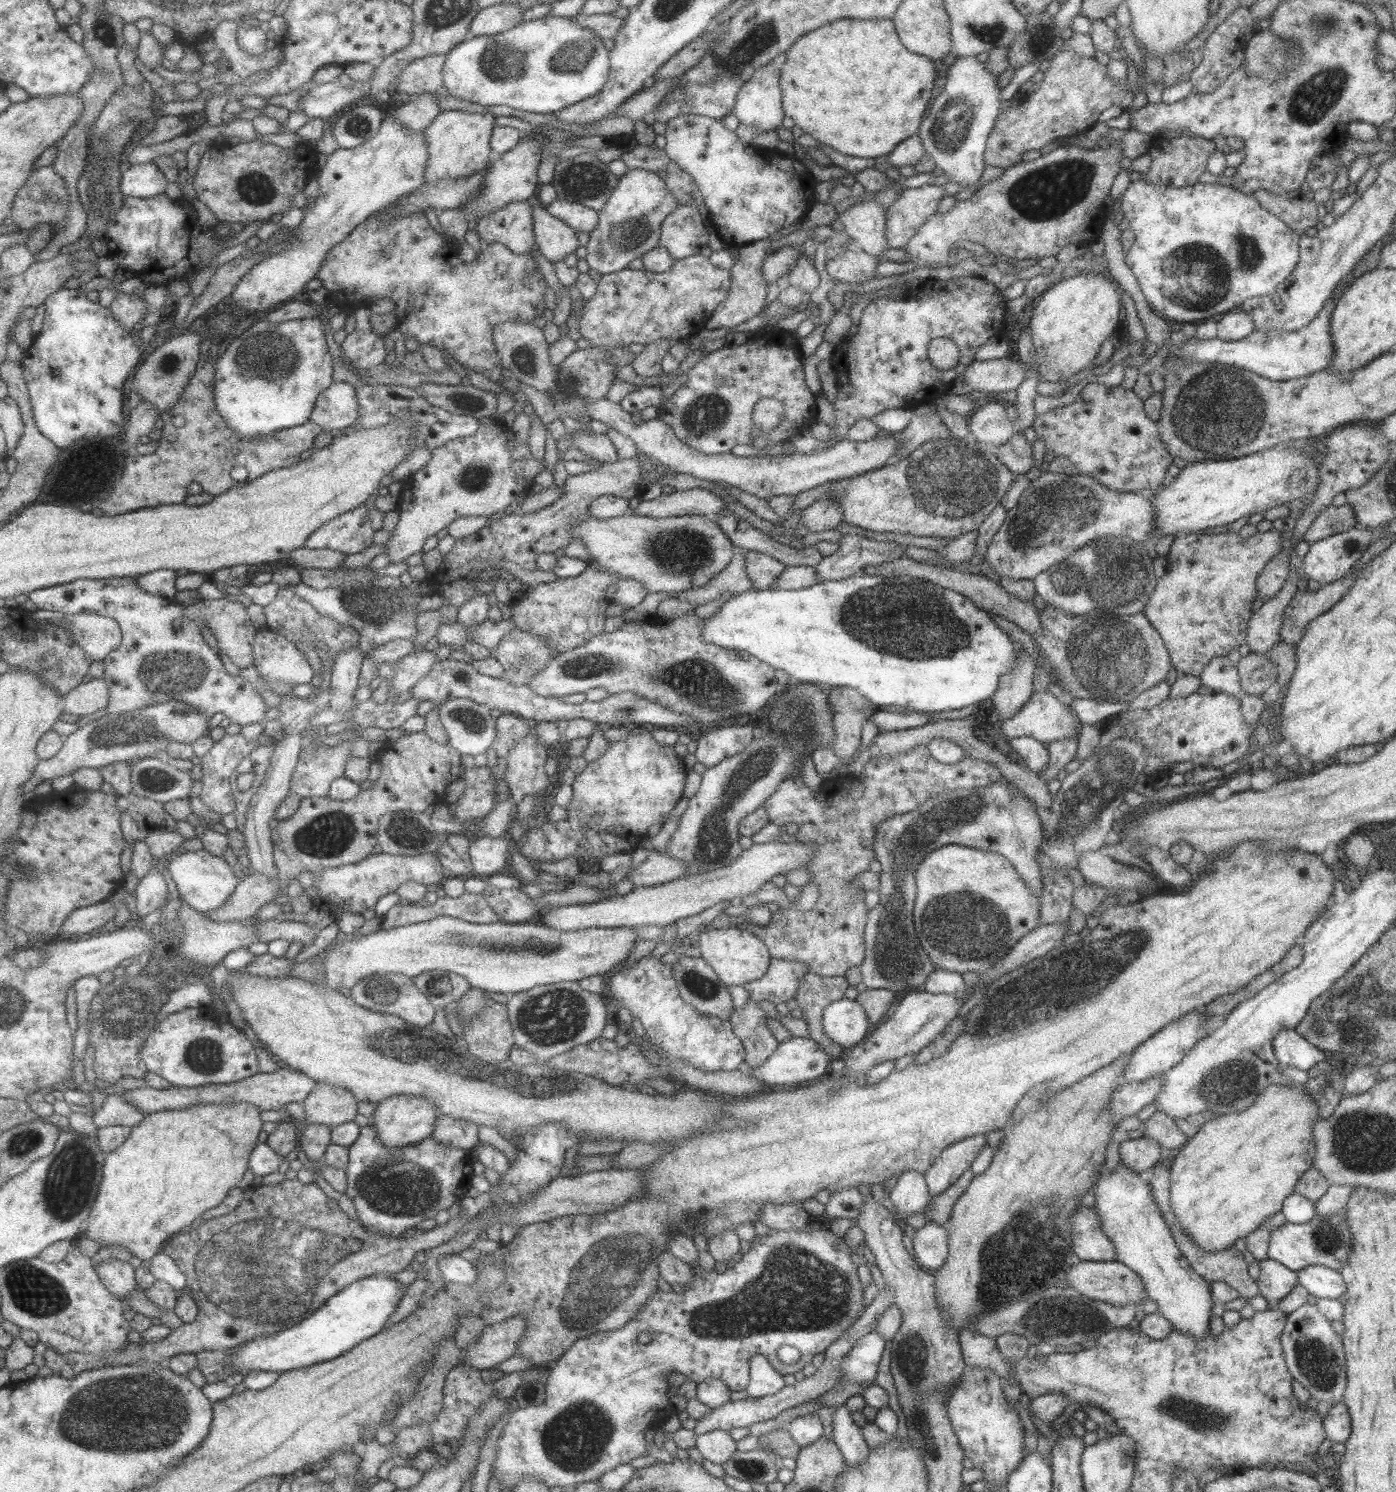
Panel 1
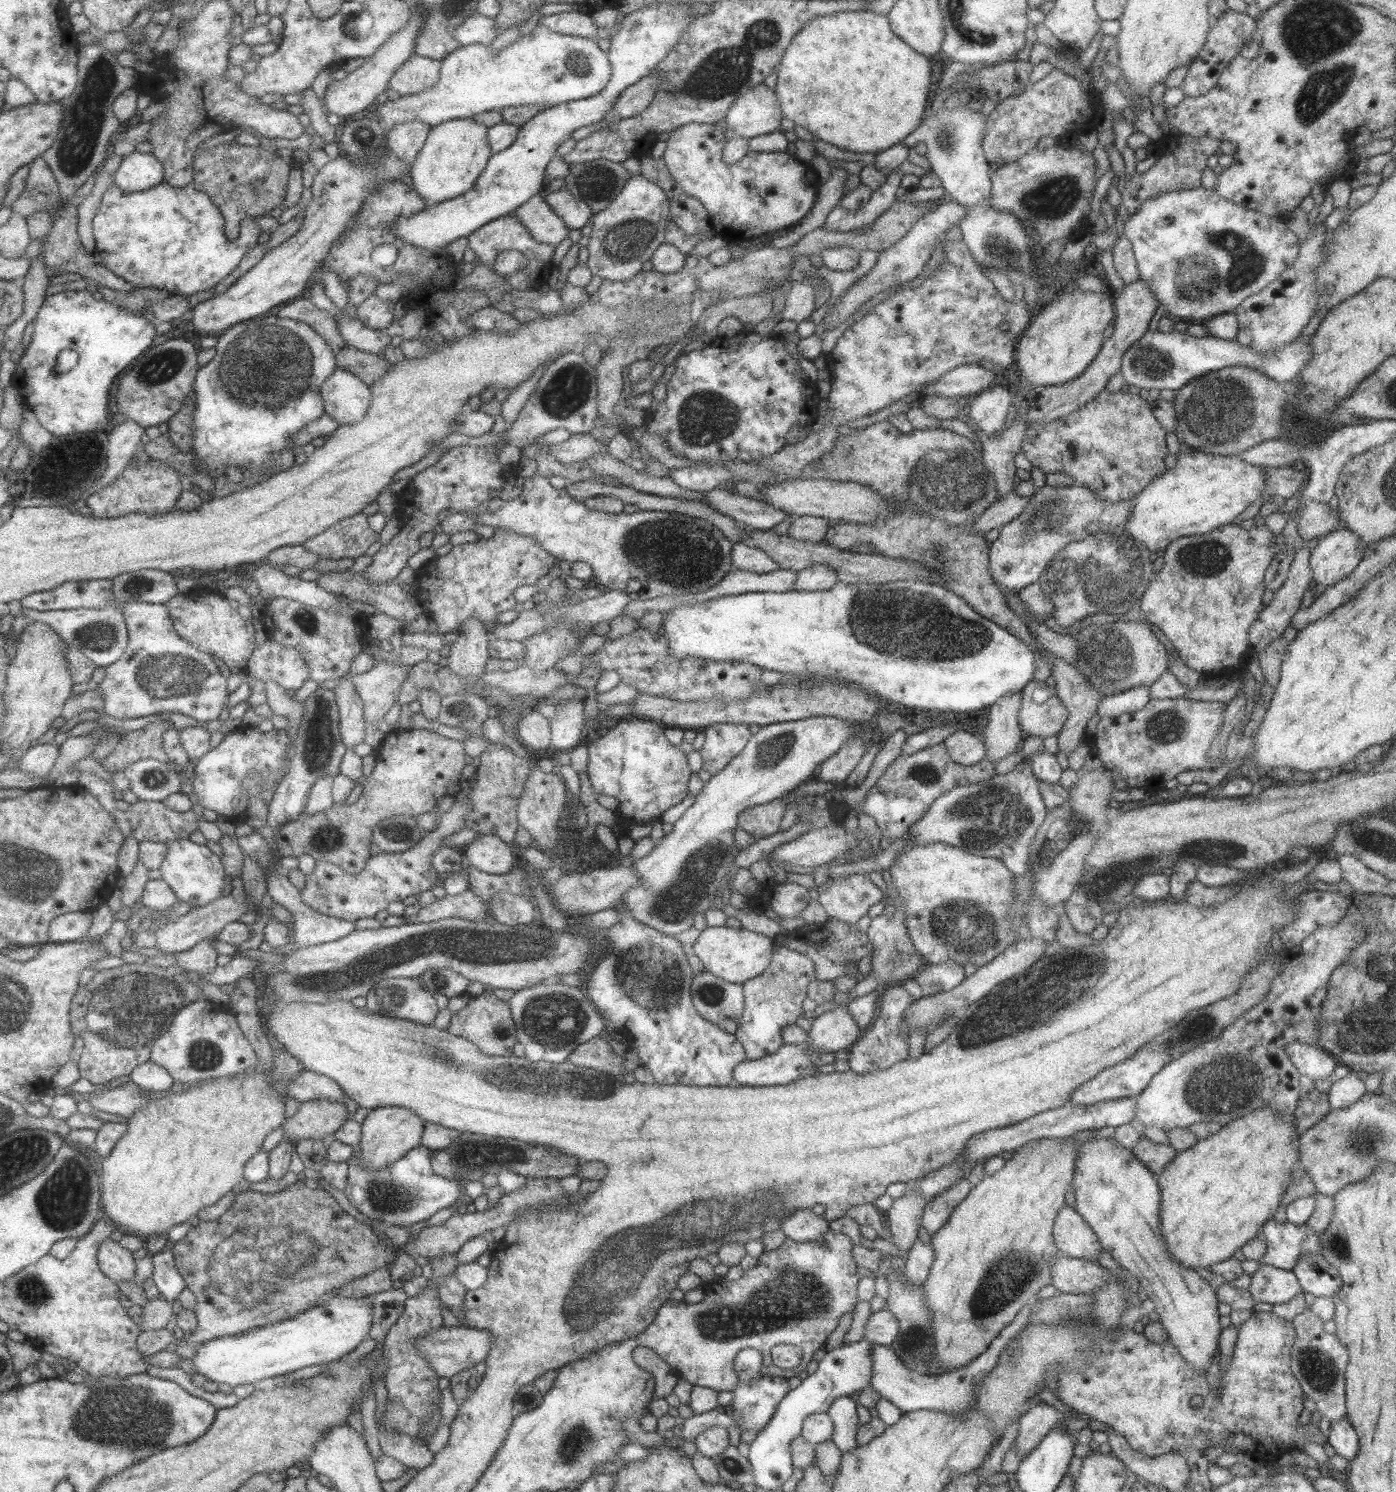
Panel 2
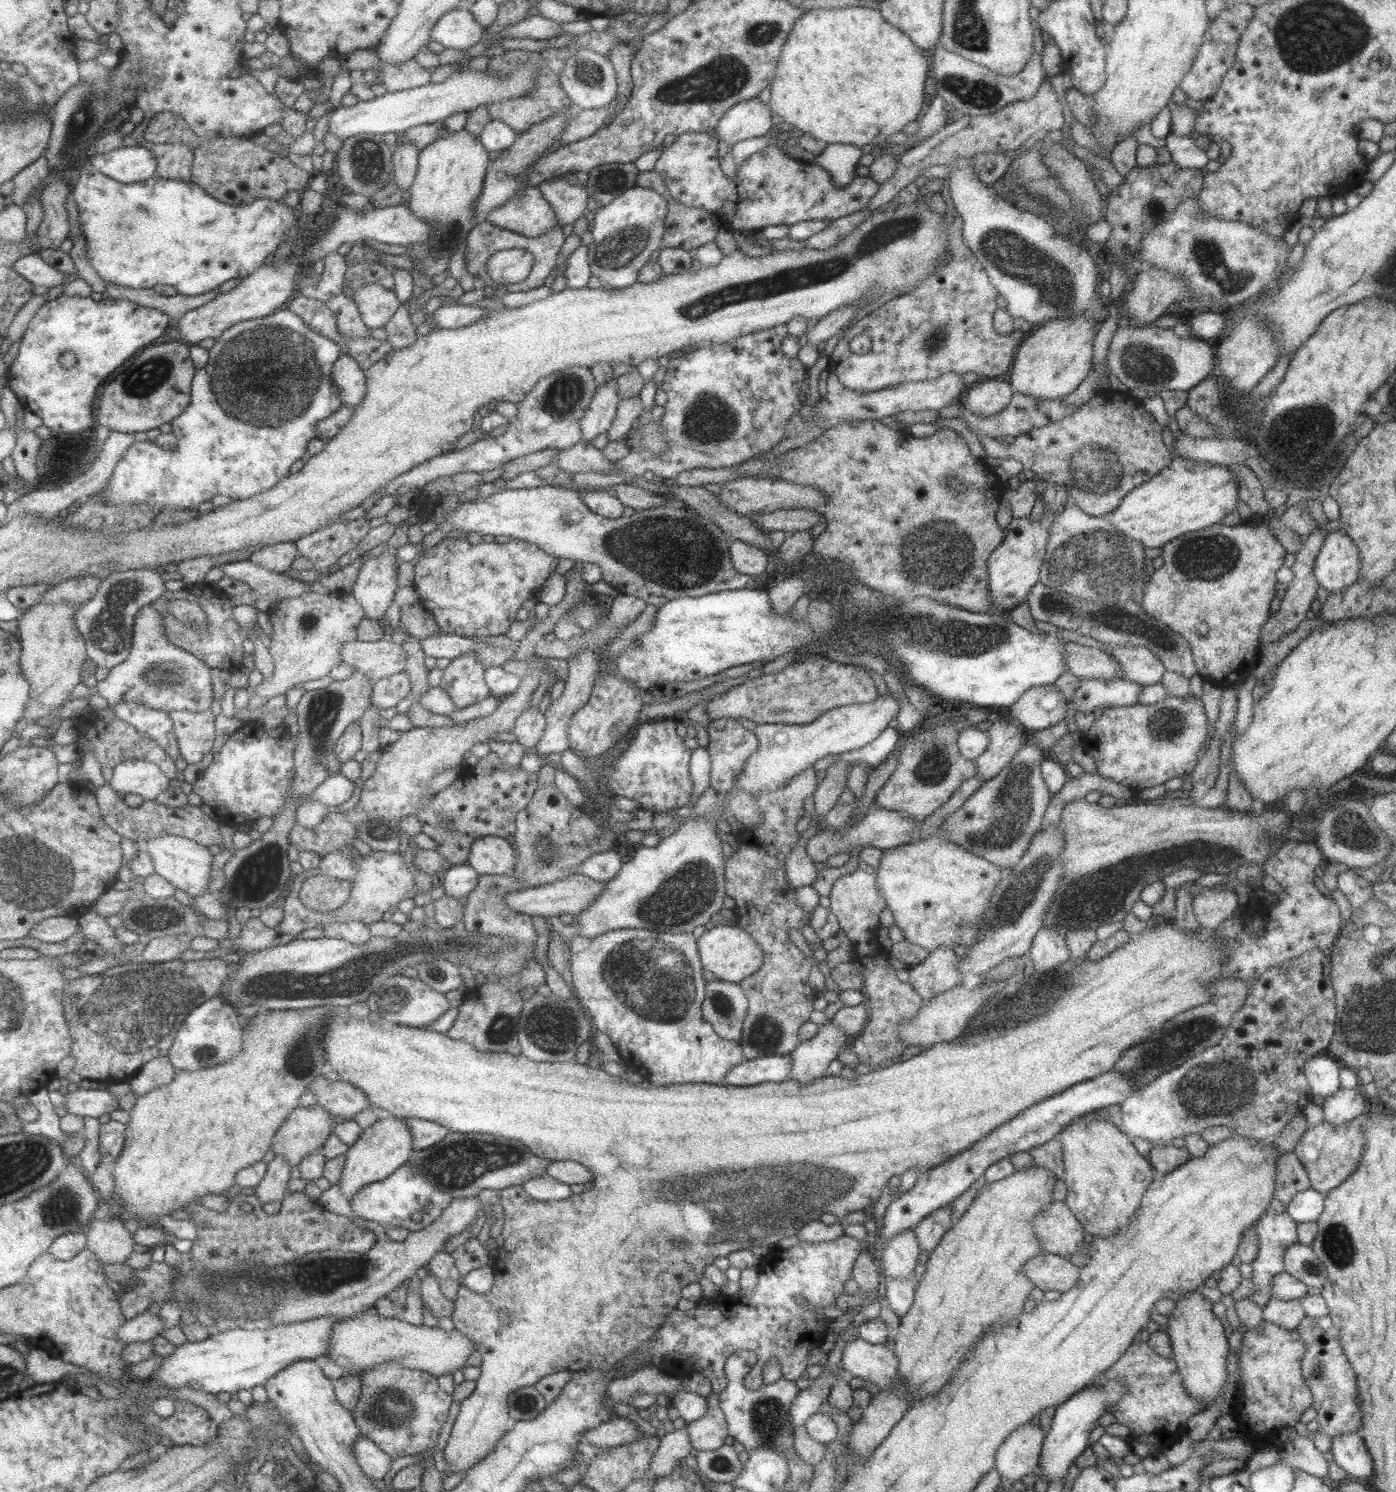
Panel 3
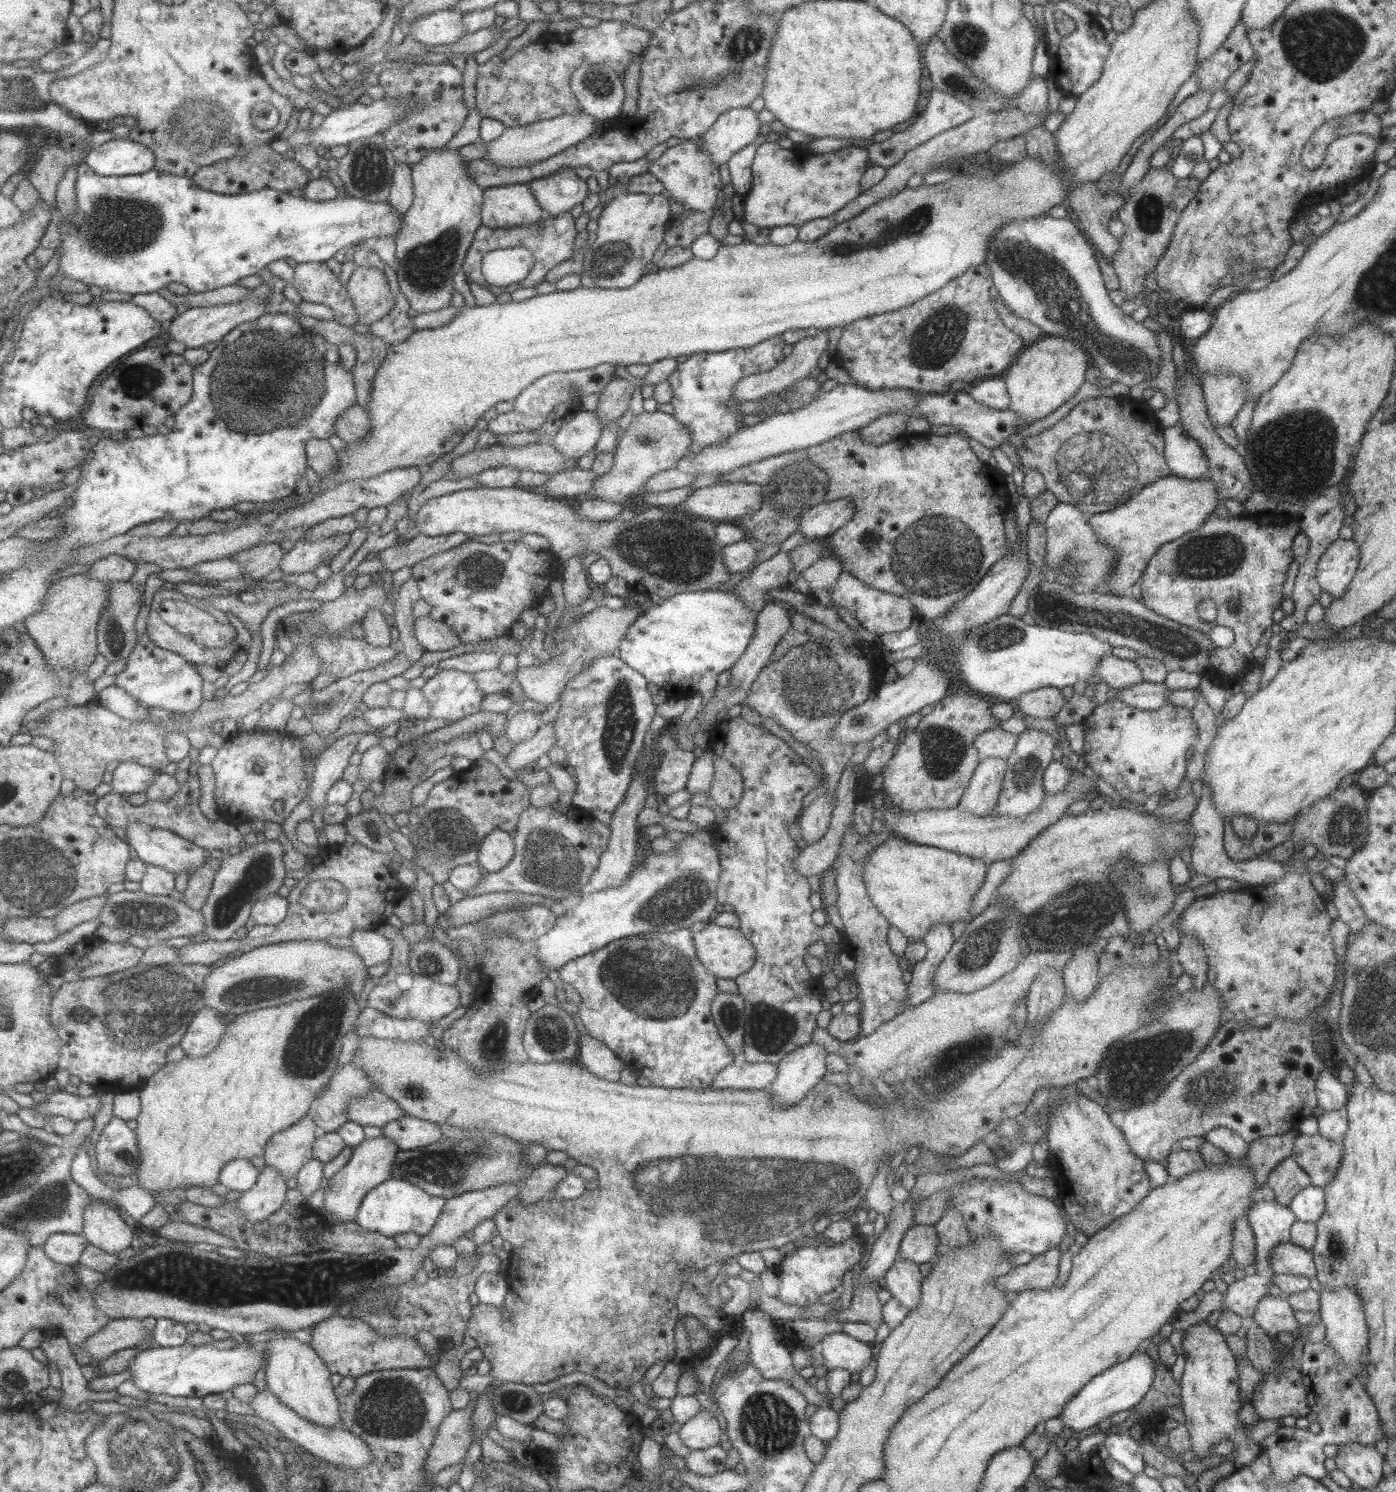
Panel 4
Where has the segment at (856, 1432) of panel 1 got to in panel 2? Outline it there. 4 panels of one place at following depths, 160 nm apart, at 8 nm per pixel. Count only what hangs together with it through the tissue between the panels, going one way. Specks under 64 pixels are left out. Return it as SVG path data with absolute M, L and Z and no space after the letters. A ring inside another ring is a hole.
M839 1396L834 1399L827 1410L827 1414L833 1423L830 1436L841 1453L851 1453L857 1447L856 1432L859 1425L856 1407L859 1404L847 1396Z

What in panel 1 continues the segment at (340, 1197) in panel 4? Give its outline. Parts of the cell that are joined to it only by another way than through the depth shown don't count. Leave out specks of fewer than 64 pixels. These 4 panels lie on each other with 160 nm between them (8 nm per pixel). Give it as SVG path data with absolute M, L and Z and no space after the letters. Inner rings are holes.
M401 1093L377 1102L370 1120L372 1121L372 1127L375 1127L380 1143L383 1143L384 1147L392 1149L393 1147L401 1148L413 1145L431 1136L437 1117L436 1106L427 1097Z

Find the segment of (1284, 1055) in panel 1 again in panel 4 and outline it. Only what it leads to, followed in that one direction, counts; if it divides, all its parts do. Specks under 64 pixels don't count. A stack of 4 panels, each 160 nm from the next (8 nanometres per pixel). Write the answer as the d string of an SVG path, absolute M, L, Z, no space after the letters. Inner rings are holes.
M1324 1068L1314 1080L1314 1093L1318 1105L1325 1111L1341 1108L1347 1102L1348 1086L1339 1082L1337 1074Z

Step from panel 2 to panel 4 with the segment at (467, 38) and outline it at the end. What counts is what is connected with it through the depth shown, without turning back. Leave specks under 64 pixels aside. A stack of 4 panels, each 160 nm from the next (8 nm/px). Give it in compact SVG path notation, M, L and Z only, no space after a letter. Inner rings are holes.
M441 10L416 18L412 24L412 37L428 46L453 44L466 33L462 14L457 10Z

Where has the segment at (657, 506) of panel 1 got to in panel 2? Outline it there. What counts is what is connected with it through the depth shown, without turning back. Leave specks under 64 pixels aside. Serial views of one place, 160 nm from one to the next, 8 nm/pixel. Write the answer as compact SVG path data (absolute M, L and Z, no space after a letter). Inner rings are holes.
M721 486L703 494L703 504L723 516L746 524L747 528L766 531L779 524L787 512L771 505L752 500L739 494L731 494Z

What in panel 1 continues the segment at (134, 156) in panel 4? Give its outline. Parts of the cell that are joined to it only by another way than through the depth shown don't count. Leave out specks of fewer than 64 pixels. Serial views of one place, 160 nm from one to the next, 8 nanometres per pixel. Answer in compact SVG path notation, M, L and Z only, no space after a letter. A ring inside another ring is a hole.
M153 161L135 163L122 173L122 189L125 196L153 198L165 194L167 184L167 176Z

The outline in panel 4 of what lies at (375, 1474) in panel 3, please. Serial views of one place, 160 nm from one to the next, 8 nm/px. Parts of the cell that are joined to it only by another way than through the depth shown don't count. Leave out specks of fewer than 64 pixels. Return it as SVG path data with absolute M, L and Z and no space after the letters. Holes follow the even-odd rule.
M263 1387L258 1390L255 1396L251 1399L249 1406L254 1410L254 1414L263 1420L267 1420L272 1424L281 1435L287 1440L293 1442L297 1448L300 1448L306 1453L310 1453L315 1458L322 1459L333 1465L340 1465L343 1467L363 1468L369 1464L371 1460L371 1452L367 1447L367 1443L358 1436L355 1436L350 1430L337 1426L335 1428L322 1428L322 1426L315 1426L313 1423L296 1415L290 1408L281 1404L271 1390Z

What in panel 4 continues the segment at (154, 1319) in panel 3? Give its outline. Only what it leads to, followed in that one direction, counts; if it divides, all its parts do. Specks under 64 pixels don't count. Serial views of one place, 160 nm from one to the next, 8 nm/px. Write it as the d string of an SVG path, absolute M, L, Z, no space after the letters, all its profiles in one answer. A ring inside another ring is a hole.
M125 1318L111 1319L111 1322L95 1336L87 1339L84 1349L101 1362L115 1352L148 1342L150 1332L143 1320Z

